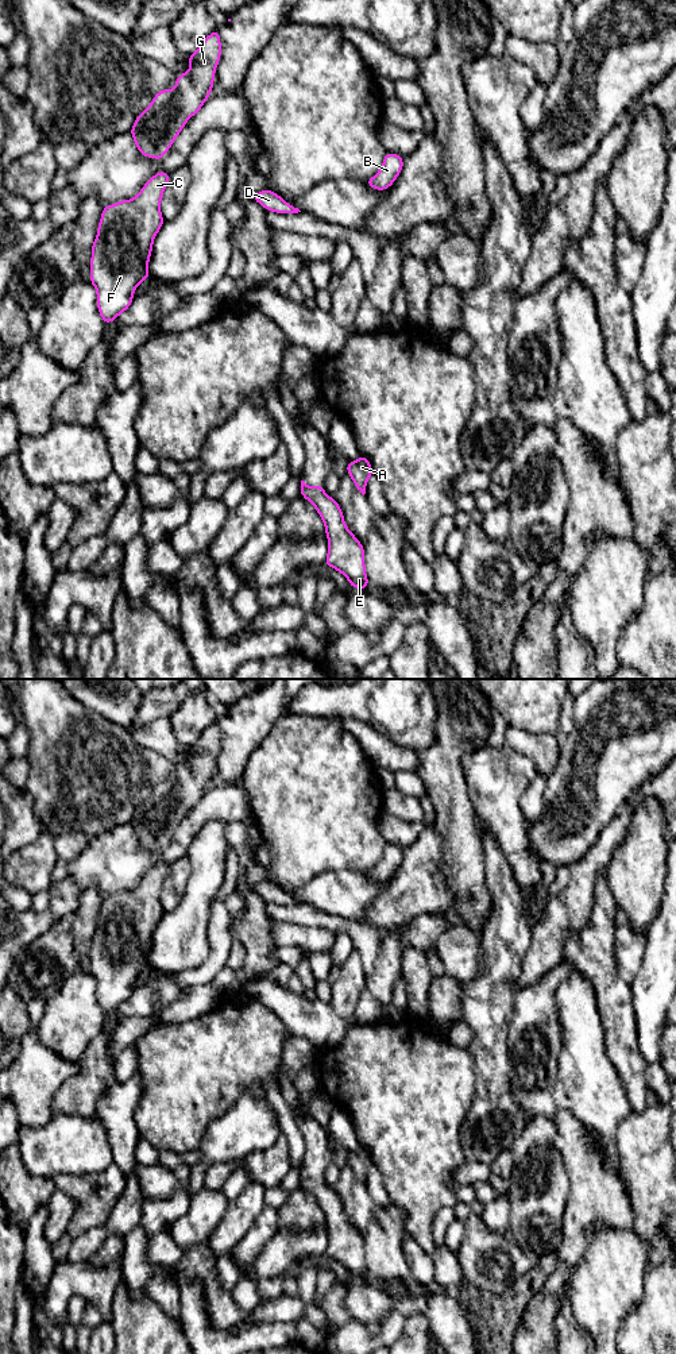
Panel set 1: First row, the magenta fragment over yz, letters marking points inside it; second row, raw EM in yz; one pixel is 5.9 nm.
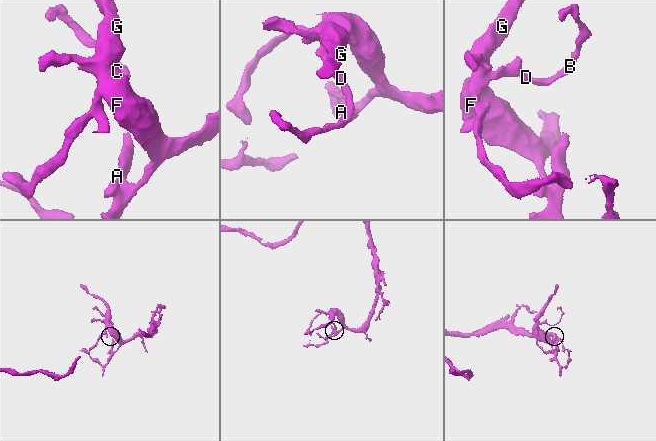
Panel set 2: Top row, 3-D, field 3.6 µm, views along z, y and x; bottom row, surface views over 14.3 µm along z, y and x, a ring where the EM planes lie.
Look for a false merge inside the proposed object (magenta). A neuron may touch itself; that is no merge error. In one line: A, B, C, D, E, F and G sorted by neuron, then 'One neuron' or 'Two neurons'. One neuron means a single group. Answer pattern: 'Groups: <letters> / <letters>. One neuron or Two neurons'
Groups: A B C D E F G. One neuron

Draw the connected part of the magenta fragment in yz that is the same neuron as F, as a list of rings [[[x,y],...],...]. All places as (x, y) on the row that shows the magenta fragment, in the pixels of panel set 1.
[[[163,170],[158,171],[131,200],[121,200],[103,208],[96,240],[92,243],[89,282],[96,288],[97,309],[105,324],[124,313],[134,301],[134,290],[146,278],[151,278],[148,262],[155,235],[165,223],[161,201],[170,177]]]

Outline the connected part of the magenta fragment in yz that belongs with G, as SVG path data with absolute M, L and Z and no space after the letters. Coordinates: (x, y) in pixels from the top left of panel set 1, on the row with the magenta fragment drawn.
M216 30L194 54L188 55L190 67L177 77L175 88L159 90L151 104L136 116L130 134L143 157L161 161L167 154L188 120L212 94L220 57L221 40Z

